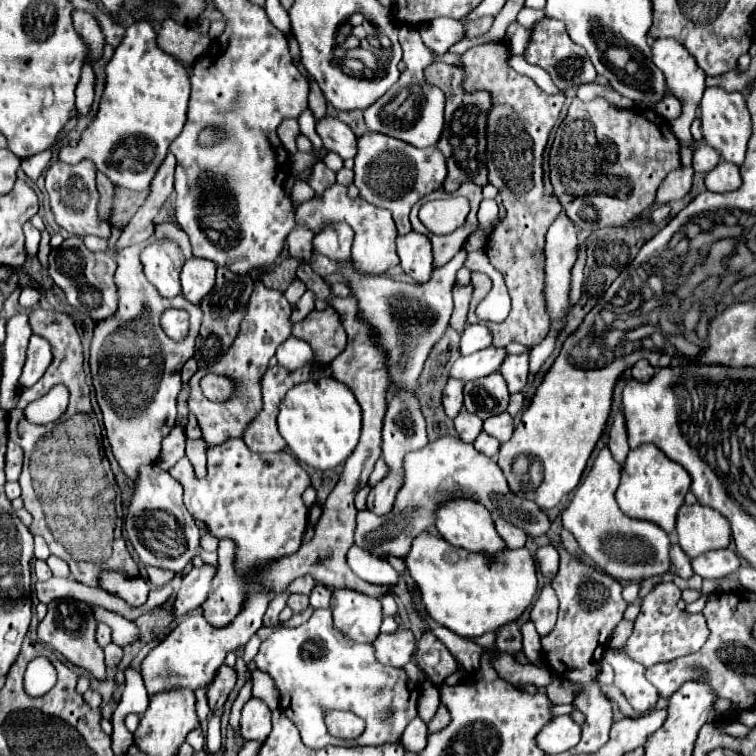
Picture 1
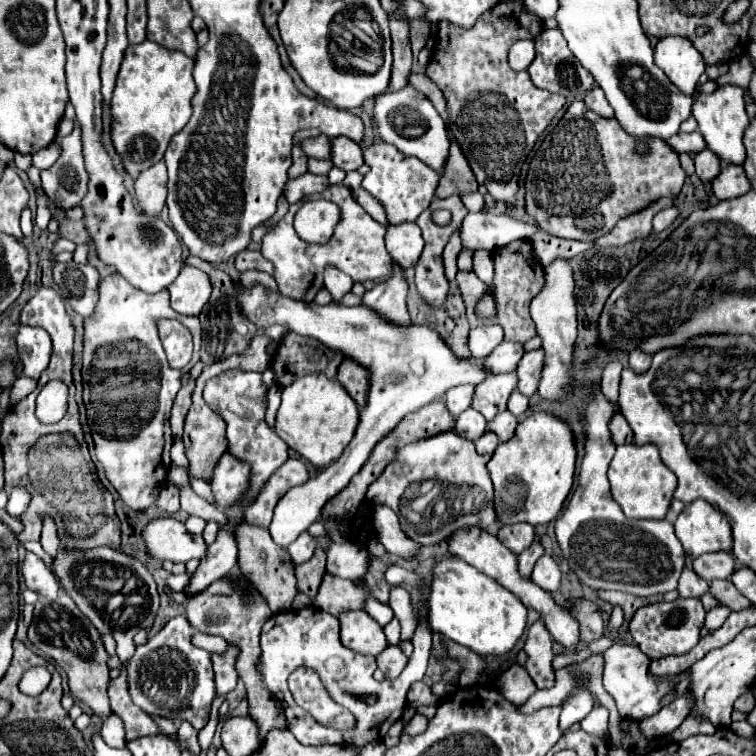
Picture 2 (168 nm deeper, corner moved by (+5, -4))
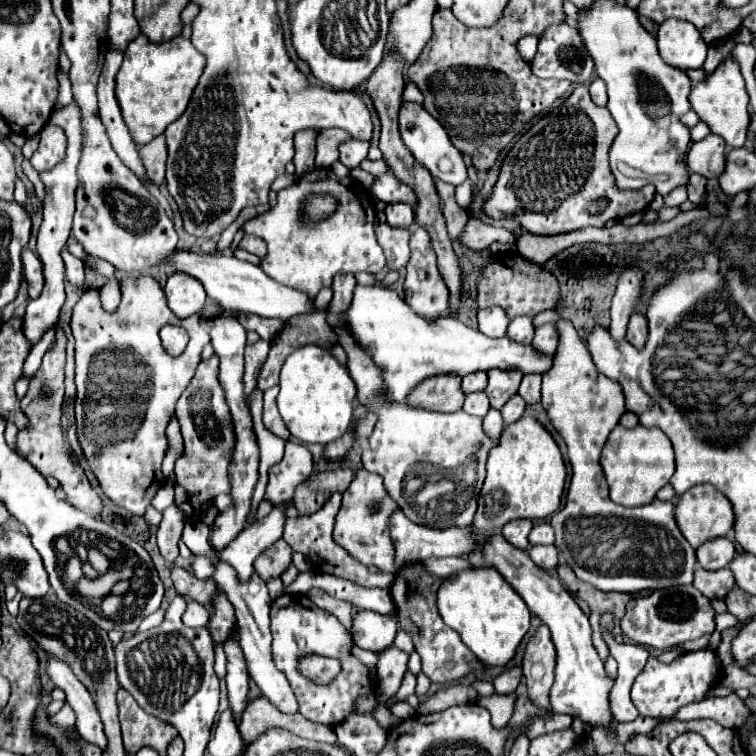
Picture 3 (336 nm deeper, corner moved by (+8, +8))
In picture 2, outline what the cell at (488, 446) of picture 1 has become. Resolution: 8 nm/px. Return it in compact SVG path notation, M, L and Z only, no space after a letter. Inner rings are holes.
M487 430L487 432L475 442L477 452L481 452L481 454L493 454L495 448L497 448L497 444L499 444L499 438L497 438L497 434L491 432L491 430Z

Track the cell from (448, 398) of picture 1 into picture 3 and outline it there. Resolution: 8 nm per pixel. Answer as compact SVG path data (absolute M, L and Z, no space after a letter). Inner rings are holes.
M472 372L462 378L462 392L472 394L486 388L486 372Z

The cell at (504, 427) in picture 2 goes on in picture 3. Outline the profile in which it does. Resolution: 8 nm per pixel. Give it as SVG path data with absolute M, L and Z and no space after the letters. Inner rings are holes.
M516 394L516 396L512 396L512 398L510 398L502 408L500 408L502 418L504 418L504 424L508 426L508 424L516 422L516 420L522 416L524 408L526 408L526 402L524 402L518 394Z

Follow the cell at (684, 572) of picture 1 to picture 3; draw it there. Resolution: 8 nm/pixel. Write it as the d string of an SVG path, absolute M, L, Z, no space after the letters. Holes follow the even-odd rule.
M704 568L694 570L694 586L708 598L724 598L734 588L734 576L728 568L710 572Z

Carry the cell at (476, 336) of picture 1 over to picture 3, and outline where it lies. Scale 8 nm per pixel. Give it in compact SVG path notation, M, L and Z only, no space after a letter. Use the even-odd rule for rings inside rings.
M498 306L478 310L478 330L490 338L504 336L508 324L510 324L510 318Z

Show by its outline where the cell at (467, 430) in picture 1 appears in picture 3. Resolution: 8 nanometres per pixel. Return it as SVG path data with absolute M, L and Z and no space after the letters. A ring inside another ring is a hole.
M484 392L468 394L464 400L464 406L462 406L462 410L466 410L470 416L478 416L478 418L482 418L488 412L488 408L490 408L490 404L488 404L488 398Z

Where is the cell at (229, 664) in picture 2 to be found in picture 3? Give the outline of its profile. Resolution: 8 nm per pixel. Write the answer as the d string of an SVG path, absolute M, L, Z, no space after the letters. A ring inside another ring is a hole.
M220 592L218 600L214 602L214 614L212 614L210 624L208 624L208 632L212 636L214 646L226 644L226 636L230 636L230 628L234 628L234 624L236 624L234 620L236 620L234 608L228 602L228 598Z

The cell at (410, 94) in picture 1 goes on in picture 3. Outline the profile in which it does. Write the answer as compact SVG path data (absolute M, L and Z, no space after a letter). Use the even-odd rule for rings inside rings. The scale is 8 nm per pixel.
M402 102L400 104L400 114L398 114L398 124L400 124L400 134L402 134L404 146L414 154L414 158L422 166L426 166L430 170L430 174L434 178L440 178L440 180L444 180L452 186L458 186L468 178L462 154L452 146L444 126L432 114L428 114L422 104Z

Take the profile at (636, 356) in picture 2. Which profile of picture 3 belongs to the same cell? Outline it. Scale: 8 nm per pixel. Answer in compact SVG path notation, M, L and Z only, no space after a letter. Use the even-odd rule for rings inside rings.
M634 312L634 316L630 316L630 322L628 322L628 334L626 334L626 340L642 350L644 344L646 344L646 336L648 336L648 324L646 324L646 316L642 312Z

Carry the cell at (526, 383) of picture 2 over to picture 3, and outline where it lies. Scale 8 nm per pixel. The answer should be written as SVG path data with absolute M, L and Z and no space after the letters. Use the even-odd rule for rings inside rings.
M544 324L536 328L534 340L532 340L532 348L536 352L542 352L544 356L548 356L548 354L554 354L556 346L558 346L558 334L554 330L554 324Z

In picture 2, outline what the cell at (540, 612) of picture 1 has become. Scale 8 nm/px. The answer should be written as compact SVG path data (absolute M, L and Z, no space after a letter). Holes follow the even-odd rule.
M539 620L527 630L527 640L525 640L525 670L533 678L537 688L551 688L555 684L555 672L553 672L553 640Z

